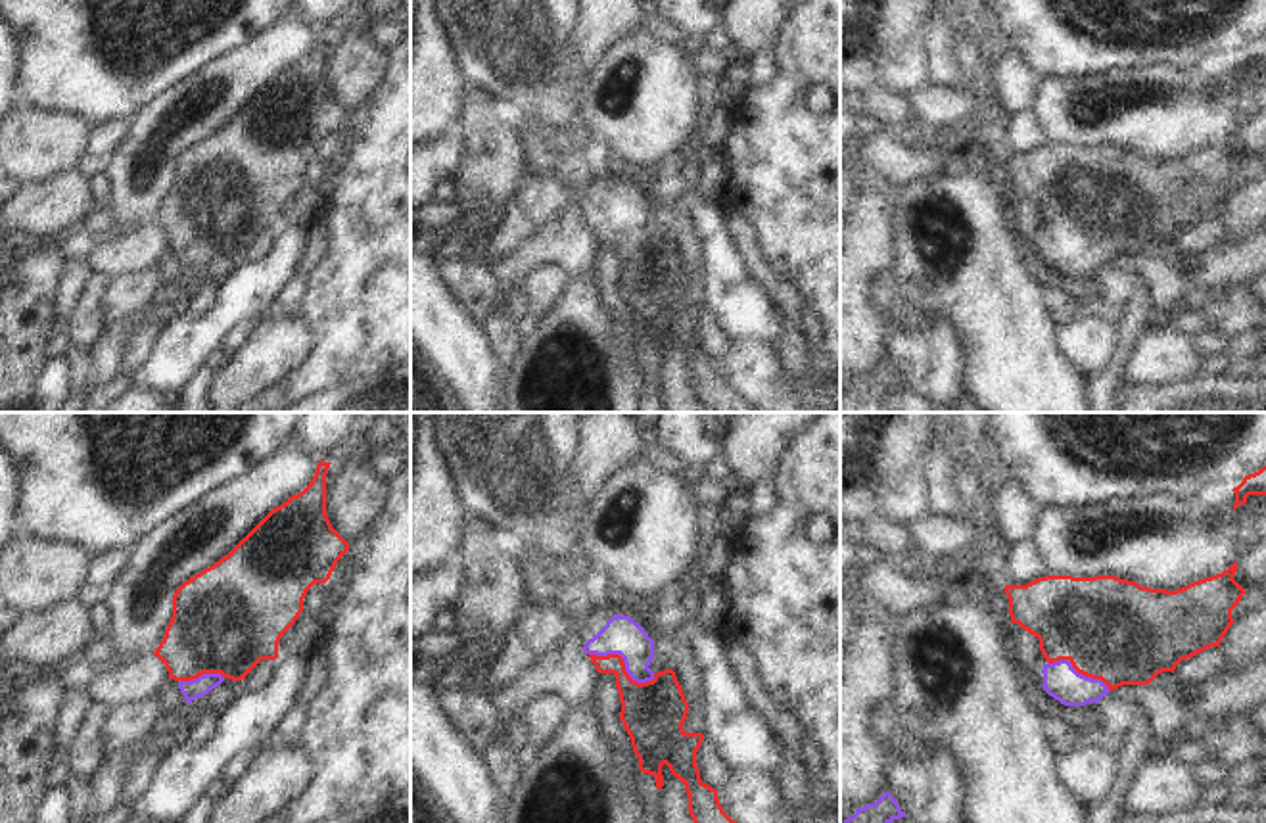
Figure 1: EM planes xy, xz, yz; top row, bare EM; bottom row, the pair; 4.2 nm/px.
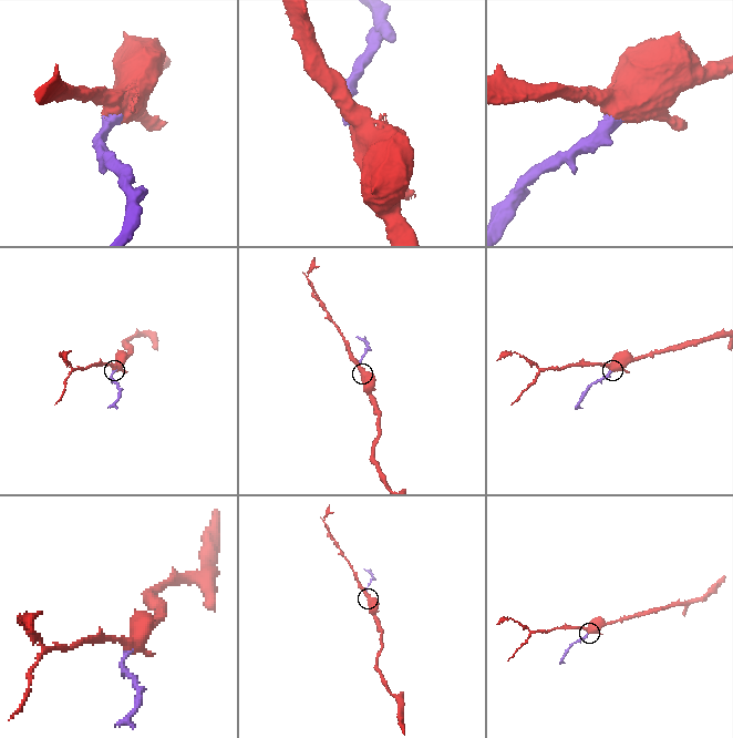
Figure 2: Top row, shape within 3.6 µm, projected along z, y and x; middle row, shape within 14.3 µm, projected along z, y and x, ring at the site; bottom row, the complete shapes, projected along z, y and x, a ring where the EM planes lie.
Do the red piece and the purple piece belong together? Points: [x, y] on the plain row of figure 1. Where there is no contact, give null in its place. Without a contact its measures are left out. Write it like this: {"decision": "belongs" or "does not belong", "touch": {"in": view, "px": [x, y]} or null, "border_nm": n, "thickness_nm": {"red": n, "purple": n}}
{"decision": "belongs", "touch": {"in": "xz", "px": [624, 235]}, "border_nm": 300, "thickness_nm": {"red": 260, "purple": 160}}

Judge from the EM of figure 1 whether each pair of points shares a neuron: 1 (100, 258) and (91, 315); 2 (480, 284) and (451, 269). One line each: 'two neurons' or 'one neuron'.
1: two neurons
2: one neuron

